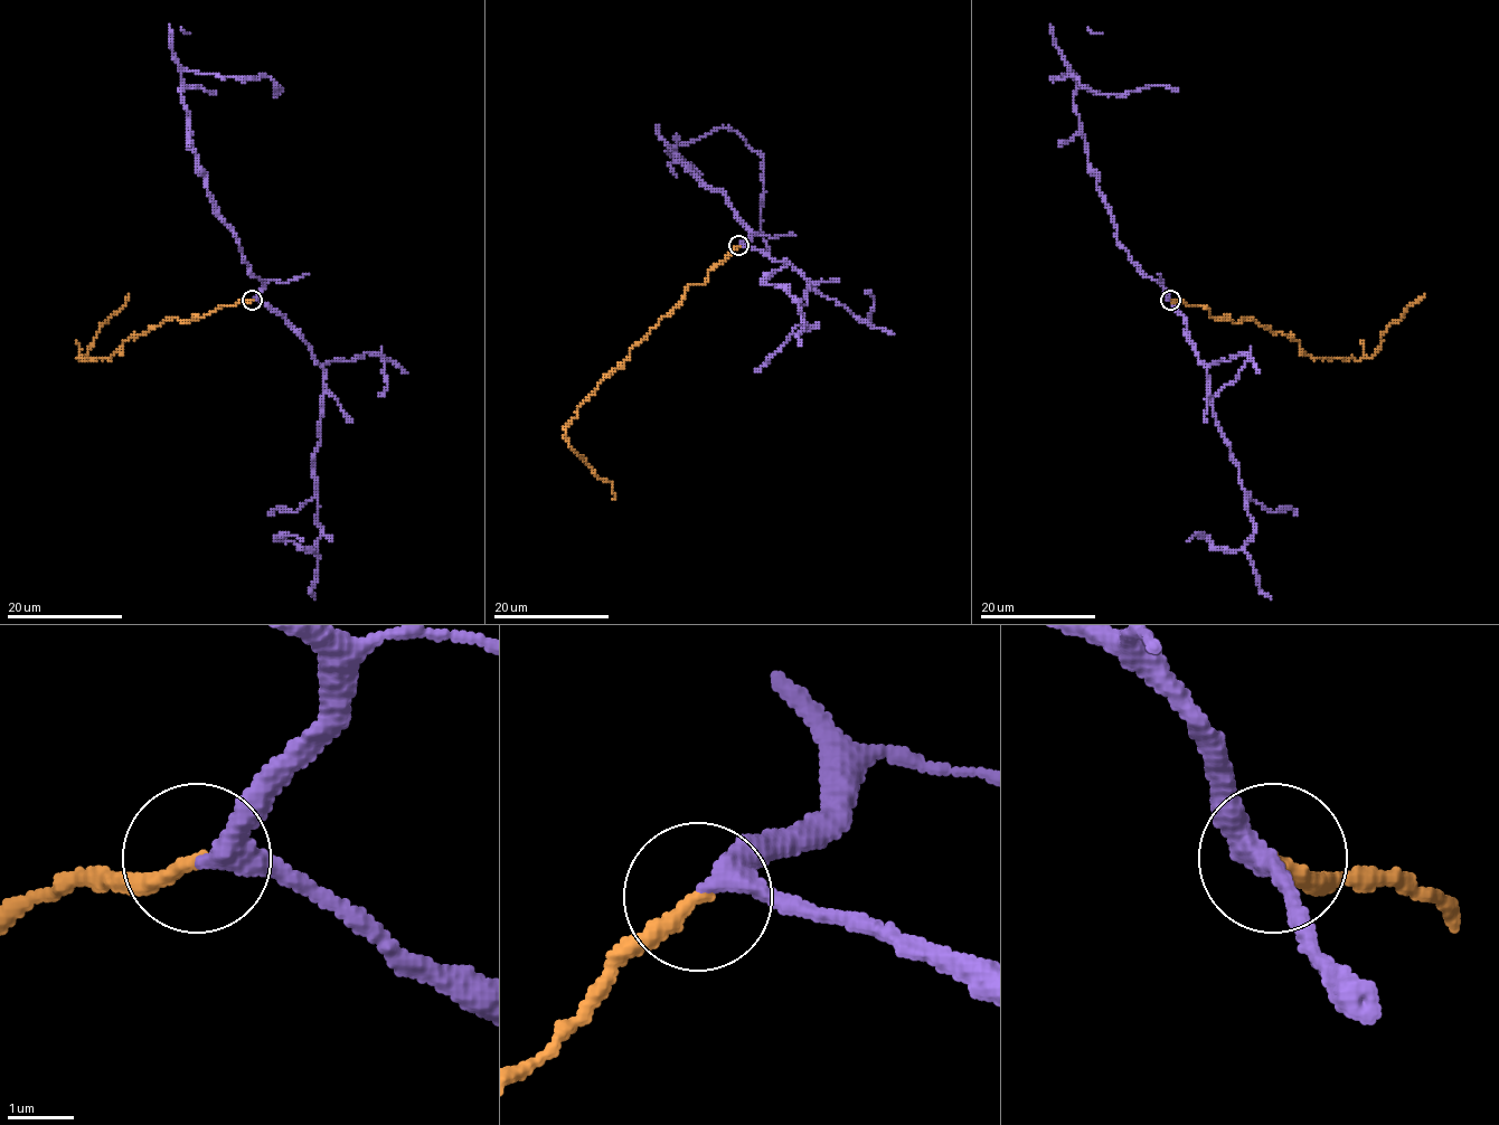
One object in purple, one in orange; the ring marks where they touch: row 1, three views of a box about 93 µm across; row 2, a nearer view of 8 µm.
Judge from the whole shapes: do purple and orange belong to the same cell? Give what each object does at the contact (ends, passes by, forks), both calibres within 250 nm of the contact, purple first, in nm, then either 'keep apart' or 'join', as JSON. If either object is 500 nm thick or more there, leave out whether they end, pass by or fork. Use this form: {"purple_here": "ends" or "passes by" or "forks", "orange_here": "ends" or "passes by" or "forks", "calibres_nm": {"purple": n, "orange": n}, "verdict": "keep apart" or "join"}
{"purple_here": "passes by", "orange_here": "ends", "calibres_nm": {"purple": 300, "orange": 240}, "verdict": "join"}

